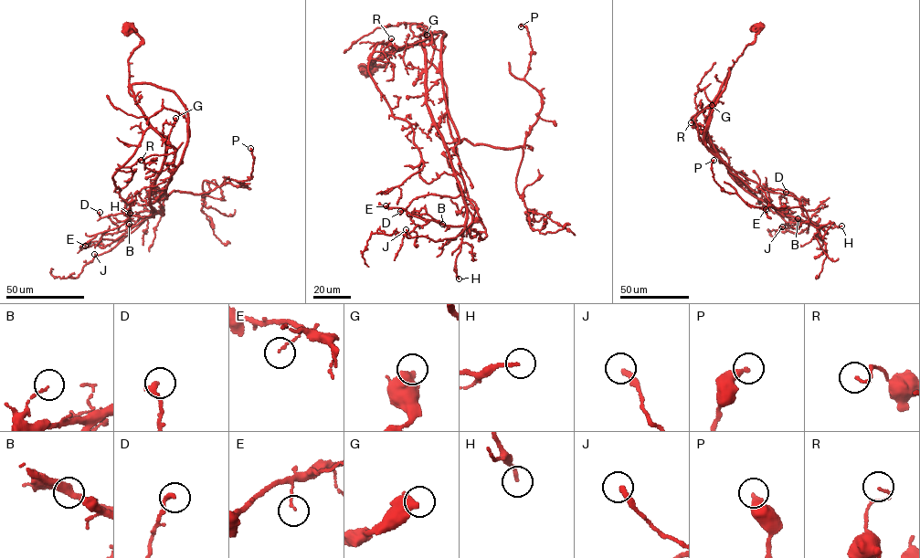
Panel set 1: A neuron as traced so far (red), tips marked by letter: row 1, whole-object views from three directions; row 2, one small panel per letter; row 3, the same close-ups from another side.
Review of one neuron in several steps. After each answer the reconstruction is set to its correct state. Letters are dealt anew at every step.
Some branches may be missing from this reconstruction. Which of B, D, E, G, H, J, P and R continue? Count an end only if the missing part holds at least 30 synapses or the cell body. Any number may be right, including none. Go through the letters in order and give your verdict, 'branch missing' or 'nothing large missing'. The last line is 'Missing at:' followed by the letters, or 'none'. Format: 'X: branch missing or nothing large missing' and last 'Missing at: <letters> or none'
B: nothing large missing
D: nothing large missing
E: nothing large missing
G: nothing large missing
H: nothing large missing
J: nothing large missing
P: nothing large missing
R: nothing large missing
Missing at: none

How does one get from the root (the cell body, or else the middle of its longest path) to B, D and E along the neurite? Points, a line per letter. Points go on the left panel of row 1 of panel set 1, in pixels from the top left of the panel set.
B: (128, 27), (142, 40), (128, 60), (129, 92), (165, 145), (162, 171), (150, 192), (153, 216), (129, 224)
D: (128, 27), (142, 40), (128, 60), (129, 92), (165, 145), (149, 201), (158, 213), (101, 217), (100, 212)
E: (128, 27), (142, 40), (128, 60), (129, 92), (164, 142), (164, 160), (150, 192), (153, 216), (85, 246)

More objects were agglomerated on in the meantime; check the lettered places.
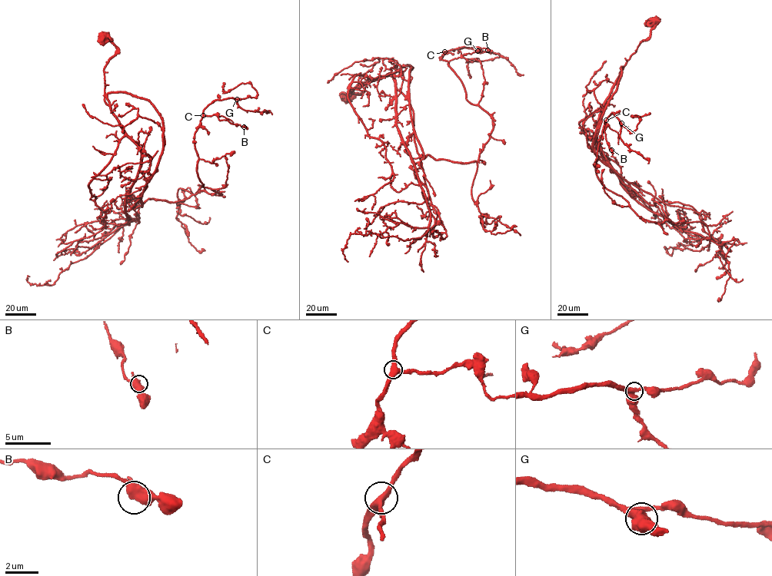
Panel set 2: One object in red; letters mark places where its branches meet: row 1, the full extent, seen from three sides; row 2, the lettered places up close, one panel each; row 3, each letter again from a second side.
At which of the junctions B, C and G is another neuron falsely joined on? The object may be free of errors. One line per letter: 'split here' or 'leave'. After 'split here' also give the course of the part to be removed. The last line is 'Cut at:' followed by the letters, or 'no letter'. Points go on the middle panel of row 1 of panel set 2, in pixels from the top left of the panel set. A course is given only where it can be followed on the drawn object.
B: leave
C: leave
G: leave
Cut at: no letter

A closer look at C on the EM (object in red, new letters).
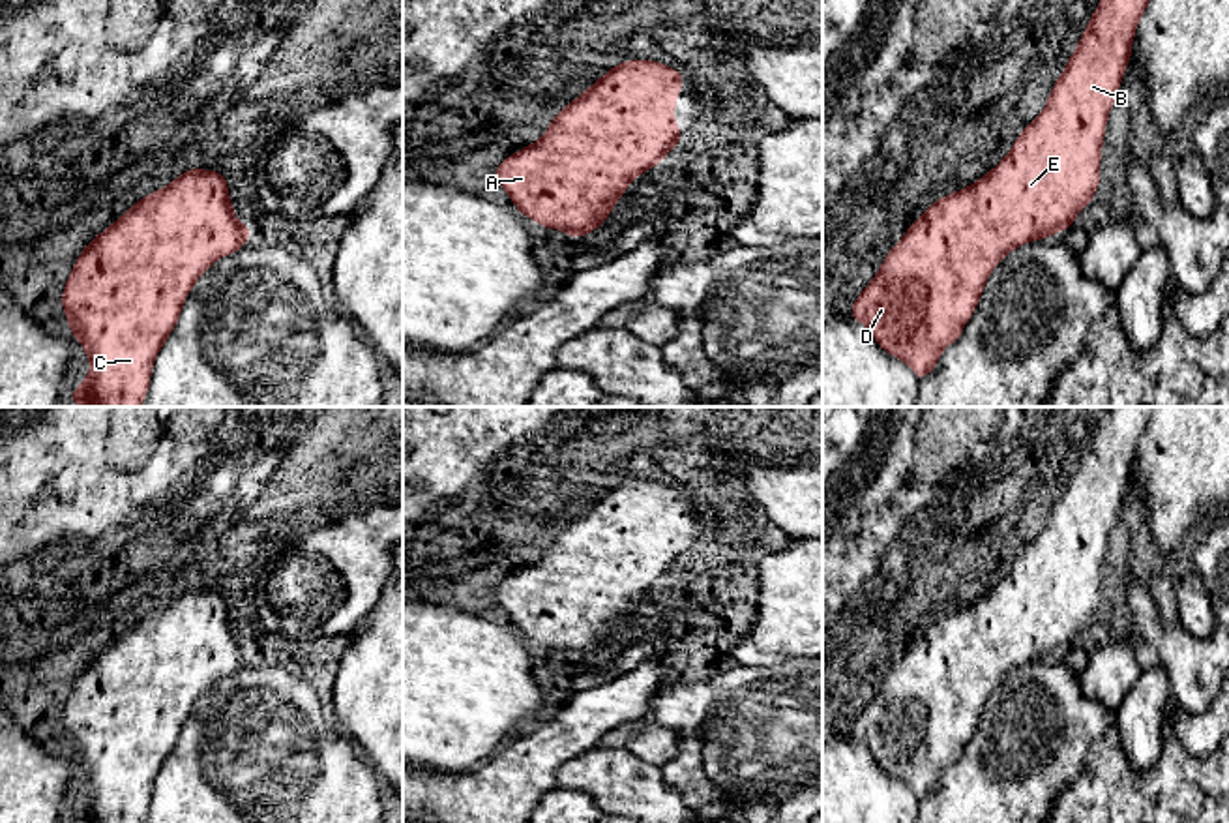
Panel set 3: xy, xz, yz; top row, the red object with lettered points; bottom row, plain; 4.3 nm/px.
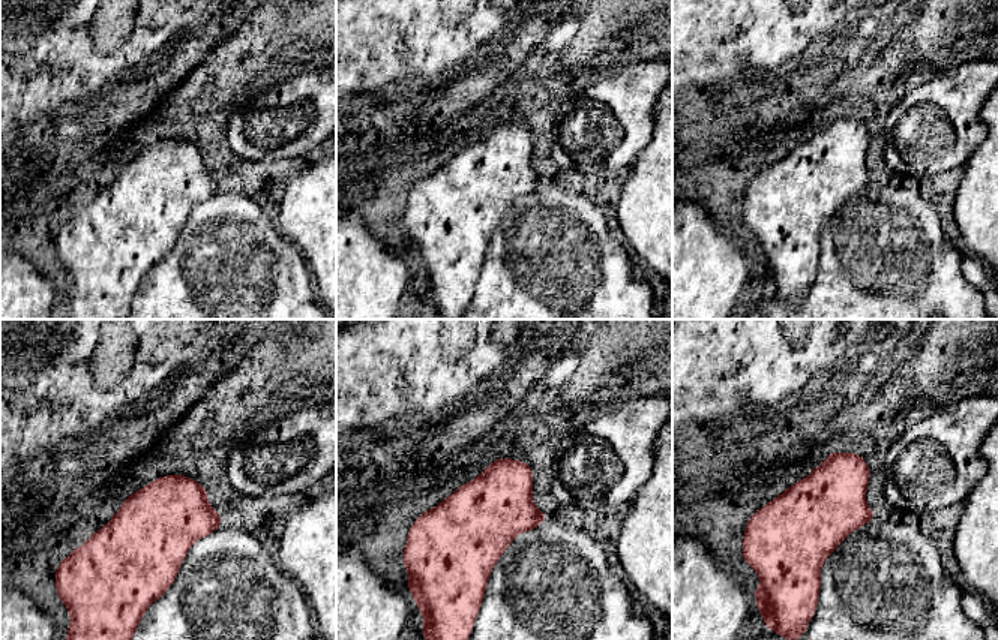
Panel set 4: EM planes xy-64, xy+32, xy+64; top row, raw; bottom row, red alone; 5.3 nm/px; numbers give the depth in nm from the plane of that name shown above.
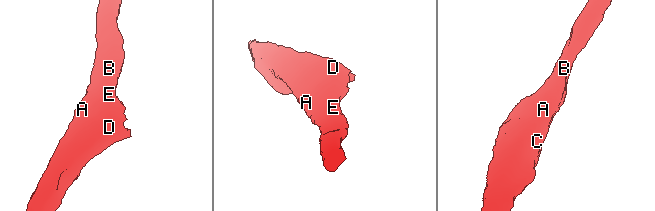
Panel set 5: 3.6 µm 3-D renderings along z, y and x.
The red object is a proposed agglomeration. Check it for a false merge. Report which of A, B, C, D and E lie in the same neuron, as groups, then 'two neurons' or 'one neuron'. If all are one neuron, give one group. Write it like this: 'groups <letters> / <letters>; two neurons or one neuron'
groups A B C D E; one neuron

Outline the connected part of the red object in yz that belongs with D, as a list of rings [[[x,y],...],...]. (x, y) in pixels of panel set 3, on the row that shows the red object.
[[[1100,0],[1064,71],[1053,84],[1044,111],[1019,133],[1000,163],[959,191],[948,193],[914,219],[886,253],[875,277],[852,302],[849,315],[862,322],[877,345],[903,360],[918,381],[935,371],[942,351],[957,341],[974,315],[989,274],[1004,255],[1034,240],[1045,240],[1075,225],[1079,210],[1092,204],[1102,182],[1100,161],[1109,111],[1117,101],[1139,19],[1150,0]]]

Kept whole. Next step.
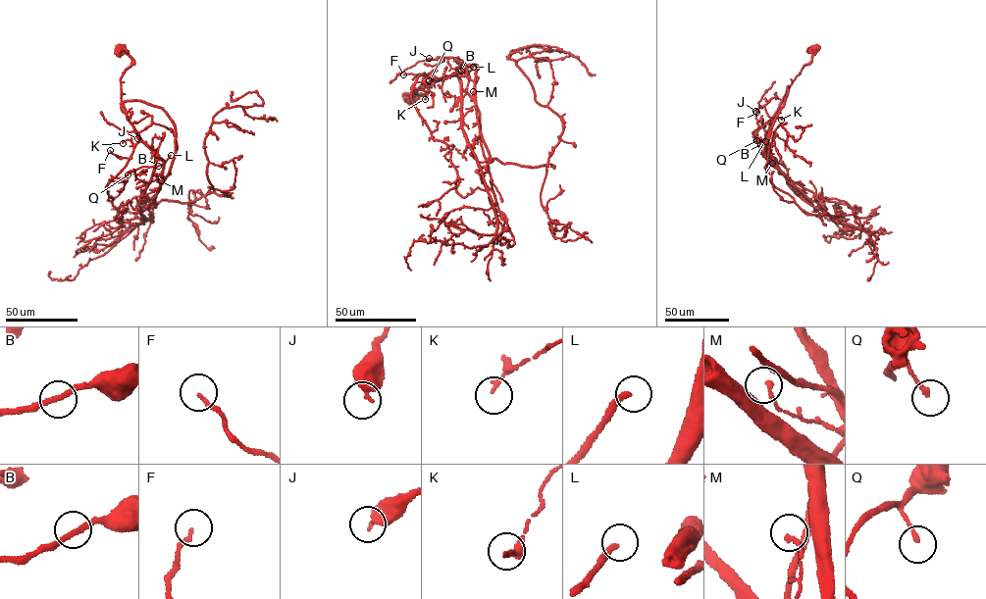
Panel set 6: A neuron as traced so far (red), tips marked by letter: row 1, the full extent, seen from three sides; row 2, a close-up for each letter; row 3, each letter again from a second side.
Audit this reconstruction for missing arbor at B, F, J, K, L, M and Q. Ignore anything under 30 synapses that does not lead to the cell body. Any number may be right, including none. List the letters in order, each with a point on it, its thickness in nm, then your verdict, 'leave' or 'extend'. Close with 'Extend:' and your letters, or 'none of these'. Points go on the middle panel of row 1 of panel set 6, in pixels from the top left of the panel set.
B: place (461, 71); calibre 200 nm; leave
F: place (403, 74); calibre 160 nm; leave
J: place (429, 58); calibre 460 nm; leave
K: place (425, 99); calibre 140 nm; leave
L: place (473, 67); calibre 240 nm; leave
M: place (473, 91); calibre 110 nm; leave
Q: place (429, 80); calibre 160 nm; leave
Extend: none of these

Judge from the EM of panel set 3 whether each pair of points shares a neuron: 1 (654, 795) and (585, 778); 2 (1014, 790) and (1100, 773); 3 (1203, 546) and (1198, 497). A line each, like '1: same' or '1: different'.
1: same
2: different
3: different

